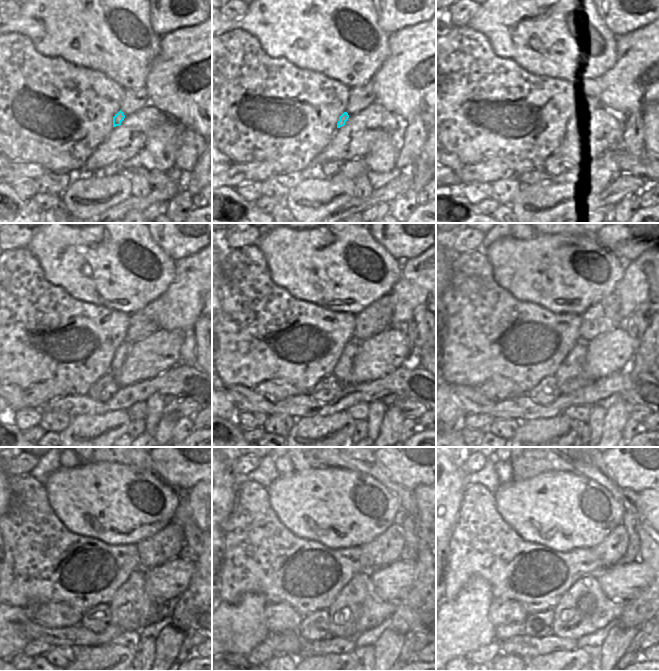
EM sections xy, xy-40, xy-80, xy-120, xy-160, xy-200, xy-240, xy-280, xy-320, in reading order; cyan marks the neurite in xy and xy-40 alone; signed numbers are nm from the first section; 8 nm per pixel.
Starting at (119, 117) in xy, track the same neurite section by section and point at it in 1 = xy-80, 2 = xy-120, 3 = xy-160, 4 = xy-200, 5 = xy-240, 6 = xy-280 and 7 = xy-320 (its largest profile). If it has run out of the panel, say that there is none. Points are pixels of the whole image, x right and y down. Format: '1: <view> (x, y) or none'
1: xy-80 (571, 120)
2: xy-120 (123, 350)
3: xy-160 (342, 371)
4: xy-200 (569, 376)
5: xy-240 (131, 610)
6: xy-280 (357, 608)
7: xy-320 (584, 608)

